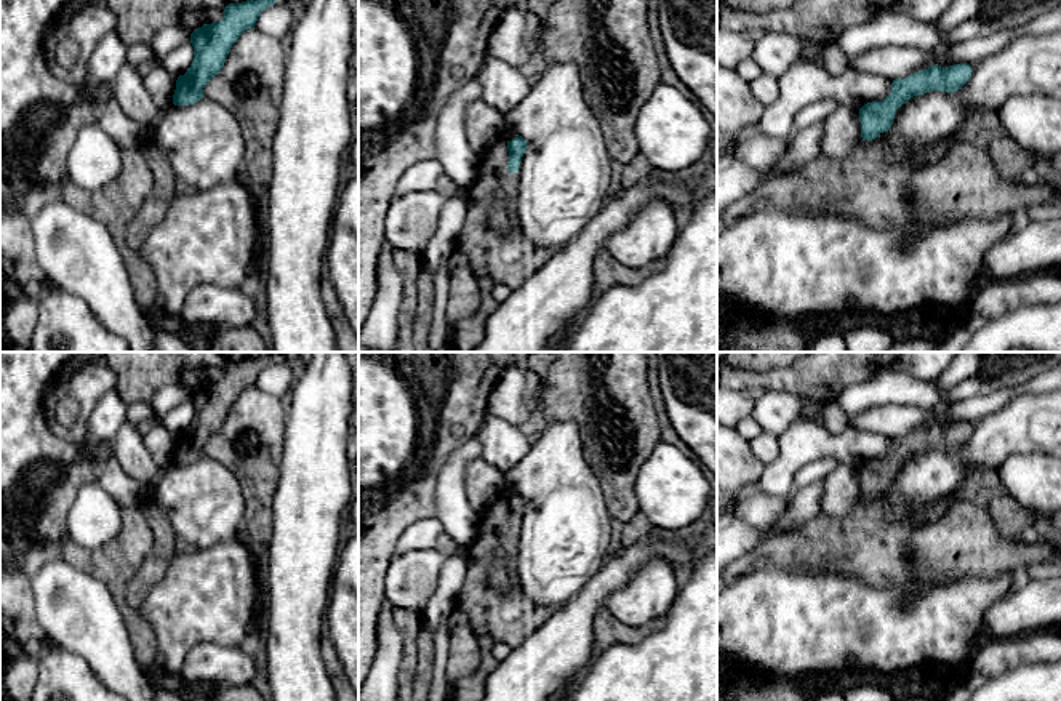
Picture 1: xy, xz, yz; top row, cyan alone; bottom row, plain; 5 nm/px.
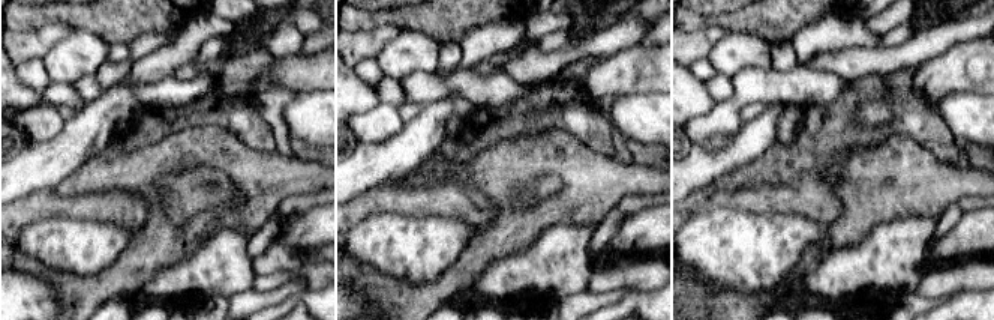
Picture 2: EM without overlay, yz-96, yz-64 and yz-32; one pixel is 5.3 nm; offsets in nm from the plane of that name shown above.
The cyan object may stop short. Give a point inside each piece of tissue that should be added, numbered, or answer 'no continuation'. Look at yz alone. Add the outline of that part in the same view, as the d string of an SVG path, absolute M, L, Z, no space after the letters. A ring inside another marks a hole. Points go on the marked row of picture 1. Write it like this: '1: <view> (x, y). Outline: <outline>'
1: yz (866, 189). Outline: M861 141L832 171L835 184L826 194L813 190L807 200L783 200L783 208L797 214L824 210L840 218L853 218L875 230L907 226L915 187L906 170L887 165L880 144Z

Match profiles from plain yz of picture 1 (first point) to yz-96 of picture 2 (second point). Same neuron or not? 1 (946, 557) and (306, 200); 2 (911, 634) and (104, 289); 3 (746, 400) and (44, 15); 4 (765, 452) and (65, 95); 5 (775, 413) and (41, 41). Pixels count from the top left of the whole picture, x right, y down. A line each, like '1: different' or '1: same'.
1: different
2: different
3: different
4: same
5: different

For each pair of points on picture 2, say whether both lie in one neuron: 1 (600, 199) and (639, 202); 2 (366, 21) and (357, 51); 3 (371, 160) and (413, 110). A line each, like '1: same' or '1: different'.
1: different
2: different
3: different

